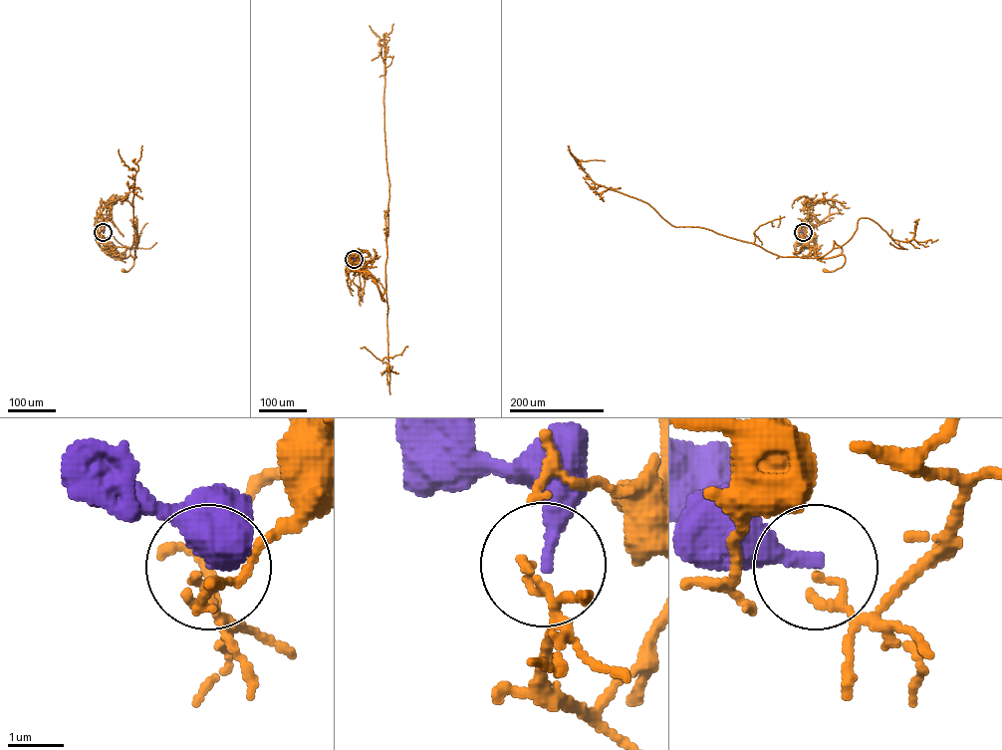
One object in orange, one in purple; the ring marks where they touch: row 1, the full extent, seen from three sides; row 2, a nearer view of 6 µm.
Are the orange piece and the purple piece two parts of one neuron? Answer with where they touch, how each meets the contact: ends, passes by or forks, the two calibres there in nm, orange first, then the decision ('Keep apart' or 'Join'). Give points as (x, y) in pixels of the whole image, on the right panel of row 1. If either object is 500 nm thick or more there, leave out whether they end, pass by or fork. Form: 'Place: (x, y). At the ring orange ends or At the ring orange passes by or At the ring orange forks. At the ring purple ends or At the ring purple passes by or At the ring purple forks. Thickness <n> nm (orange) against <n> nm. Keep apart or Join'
Place: (803, 232). At the ring orange ends. At the ring purple ends. Thickness 140 nm (orange) against 260 nm. Keep apart

